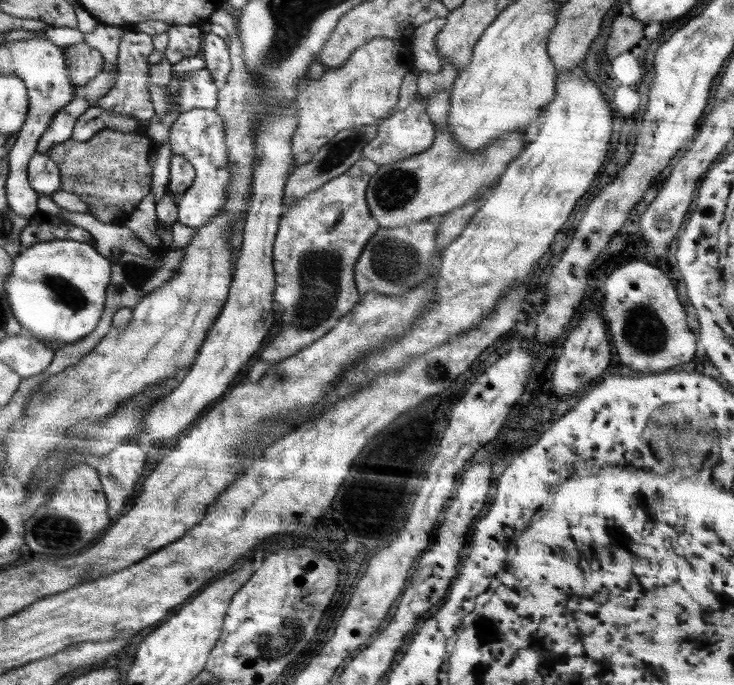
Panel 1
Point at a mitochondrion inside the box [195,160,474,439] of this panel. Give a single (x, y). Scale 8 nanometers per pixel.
(320, 269)

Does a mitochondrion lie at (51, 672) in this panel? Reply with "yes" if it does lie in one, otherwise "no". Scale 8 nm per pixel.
no

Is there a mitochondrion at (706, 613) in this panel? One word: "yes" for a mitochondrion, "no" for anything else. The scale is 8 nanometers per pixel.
no

